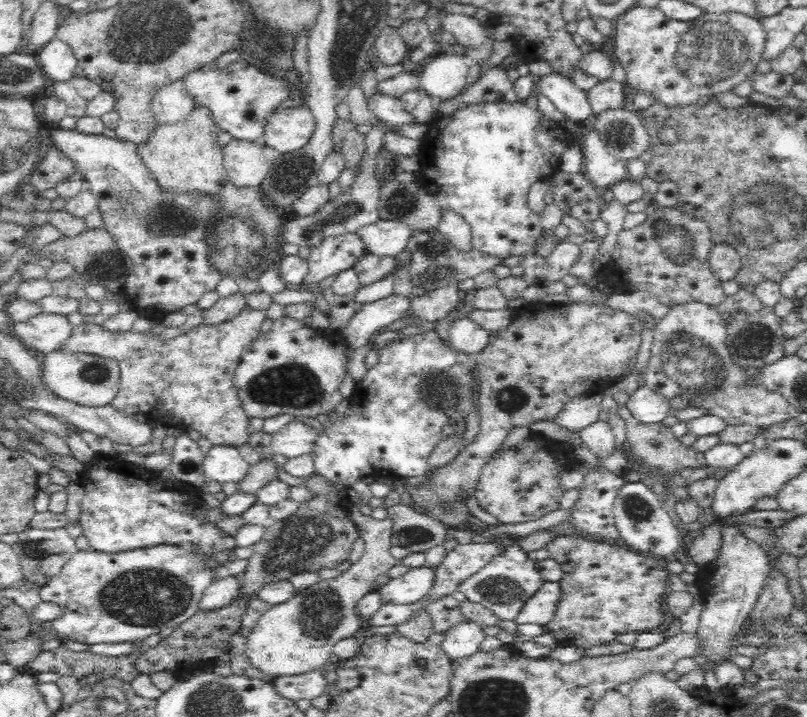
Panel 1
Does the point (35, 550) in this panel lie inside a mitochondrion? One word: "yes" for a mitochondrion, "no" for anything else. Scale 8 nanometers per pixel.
yes

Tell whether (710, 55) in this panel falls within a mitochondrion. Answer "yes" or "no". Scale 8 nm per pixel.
yes

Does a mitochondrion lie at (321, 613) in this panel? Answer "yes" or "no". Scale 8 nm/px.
yes

